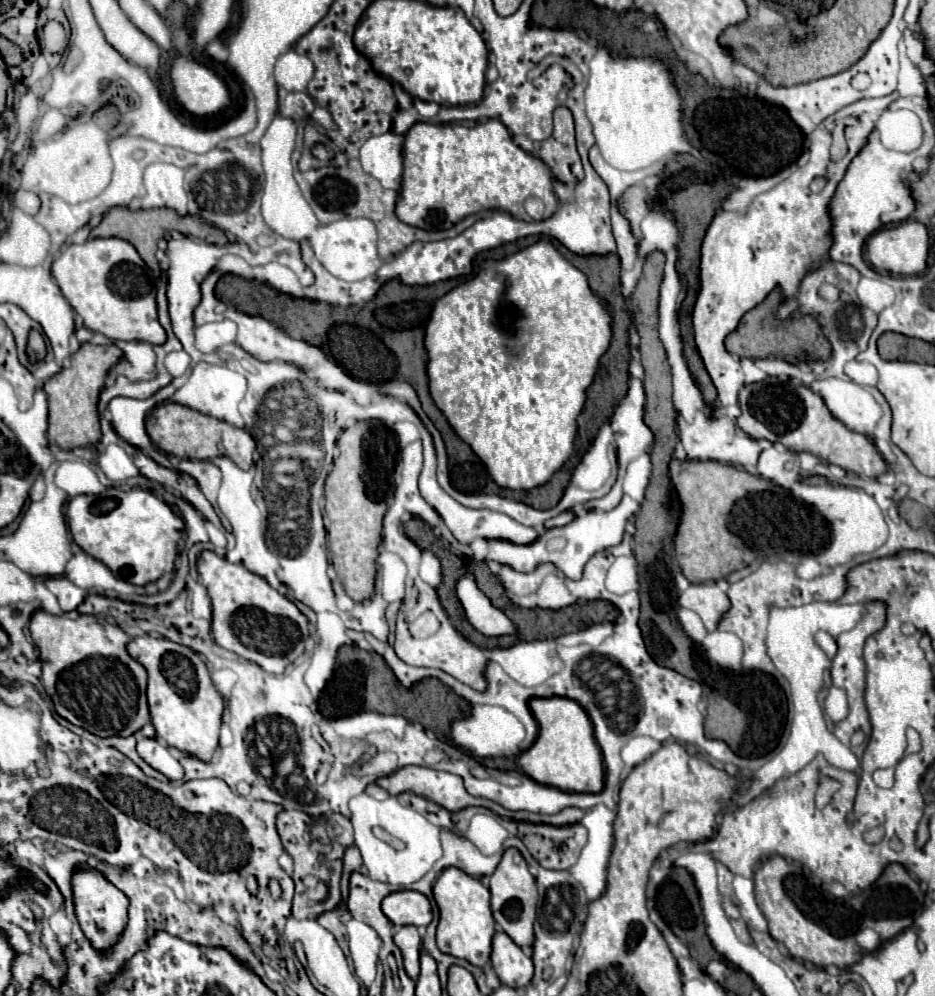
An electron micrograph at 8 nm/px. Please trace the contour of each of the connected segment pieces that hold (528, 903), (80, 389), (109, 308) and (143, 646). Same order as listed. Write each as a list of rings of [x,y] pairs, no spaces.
[[[508,848],[496,868],[496,872],[490,876],[490,894],[492,894],[492,914],[494,920],[500,924],[500,928],[518,944],[518,946],[530,946],[534,942],[534,918],[536,918],[536,902],[538,902],[538,890],[536,880],[528,872],[528,864],[524,862],[522,854],[516,848]]]
[[[84,342],[76,354],[70,356],[70,364],[64,366],[52,382],[44,384],[48,394],[48,442],[62,450],[72,450],[80,446],[94,446],[100,440],[98,424],[98,396],[104,386],[108,370],[120,362],[122,350],[118,346],[96,346]]]
[[[96,238],[84,244],[70,244],[64,252],[60,252],[54,258],[52,276],[56,278],[70,306],[84,320],[86,328],[94,332],[102,332],[110,340],[146,340],[152,344],[166,342],[166,332],[160,326],[156,314],[156,288],[152,284],[150,270],[130,242],[122,238]]]
[[[138,636],[130,640],[128,654],[136,658],[148,672],[148,706],[156,736],[168,746],[208,762],[218,748],[224,698],[212,684],[206,664],[194,650],[172,640],[152,636]]]

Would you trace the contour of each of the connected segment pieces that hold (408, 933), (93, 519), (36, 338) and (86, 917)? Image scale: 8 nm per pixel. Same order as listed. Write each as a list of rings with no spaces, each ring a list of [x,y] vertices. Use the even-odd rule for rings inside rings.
[[[400,926],[400,928],[394,932],[394,942],[396,942],[396,946],[402,950],[406,974],[408,974],[412,980],[416,980],[416,978],[418,978],[418,972],[420,972],[418,958],[420,958],[420,950],[422,950],[422,940],[420,940],[418,928],[416,928],[416,926]]]
[[[108,488],[96,496],[76,496],[66,506],[66,520],[74,542],[86,554],[104,562],[120,580],[146,586],[174,570],[184,520],[148,490],[132,488],[124,492],[120,488]]]
[[[32,330],[30,336],[32,336],[32,342],[30,342],[30,346],[28,346],[28,356],[30,356],[30,358],[44,358],[46,348],[44,348],[42,336],[40,336],[36,330]]]
[[[76,870],[76,874],[72,876],[72,886],[74,886],[76,916],[82,926],[82,932],[98,952],[110,950],[120,940],[128,922],[126,894],[120,892],[116,886],[112,886],[102,874],[96,874],[96,870]]]

